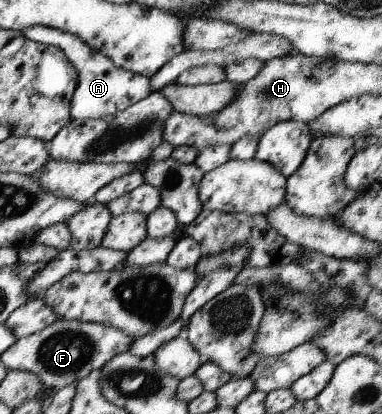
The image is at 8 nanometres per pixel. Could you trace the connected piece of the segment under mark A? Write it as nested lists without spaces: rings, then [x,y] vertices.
[[[44,26],[21,29],[17,34],[36,43],[60,49],[76,70],[76,87],[70,100],[70,115],[74,120],[98,119],[130,107],[150,94],[143,75],[116,67],[104,54],[87,46],[78,36]]]

